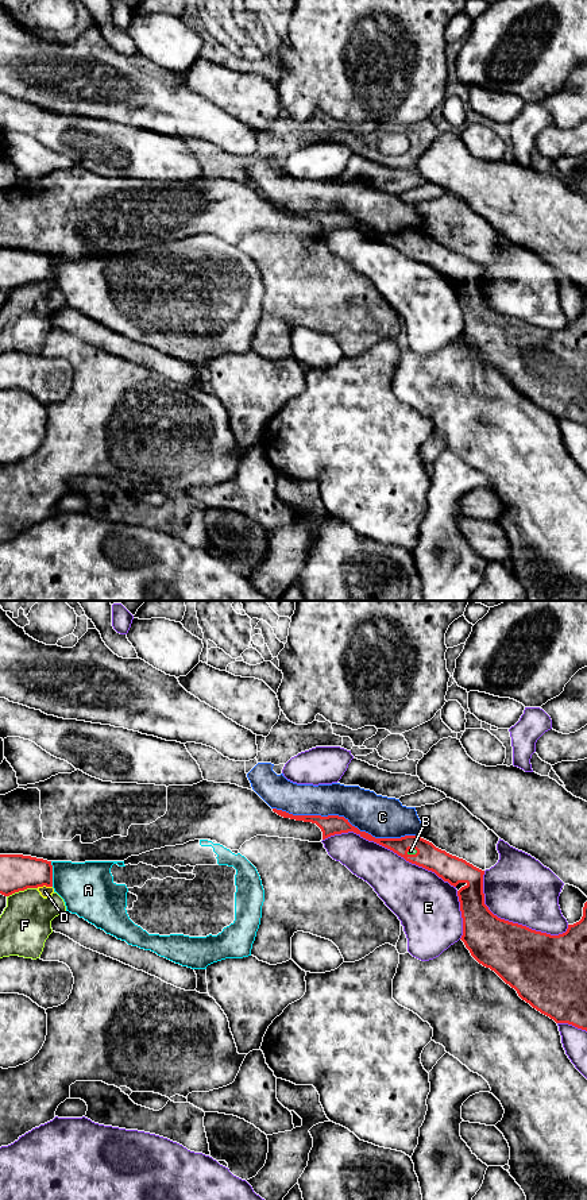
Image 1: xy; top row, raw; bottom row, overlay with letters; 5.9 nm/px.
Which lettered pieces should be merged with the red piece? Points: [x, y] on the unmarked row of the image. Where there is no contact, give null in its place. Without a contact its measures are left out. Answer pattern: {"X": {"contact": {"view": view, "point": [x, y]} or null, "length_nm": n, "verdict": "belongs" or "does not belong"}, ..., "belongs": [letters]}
{"A": {"contact": {"view": "xy", "point": [51, 269]}, "length_nm": 150, "verdict": "does not belong"}, "B": {"contact": {"view": "xy", "point": [412, 250]}, "length_nm": 70, "verdict": "belongs"}, "C": {"contact": {"view": "xy", "point": [347, 215]}, "length_nm": 900, "verdict": "does not belong"}, "D": {"contact": {"view": "xy", "point": [43, 280]}, "length_nm": 100, "verdict": "does not belong"}, "E": {"contact": {"view": "xy", "point": [389, 243]}, "length_nm": 850, "verdict": "does not belong"}, "F": {"contact": {"view": "xy", "point": [22, 285]}, "length_nm": 190, "verdict": "does not belong"}, "belongs": ["B"]}

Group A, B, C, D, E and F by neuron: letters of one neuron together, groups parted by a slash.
A / B / C / D F / E

